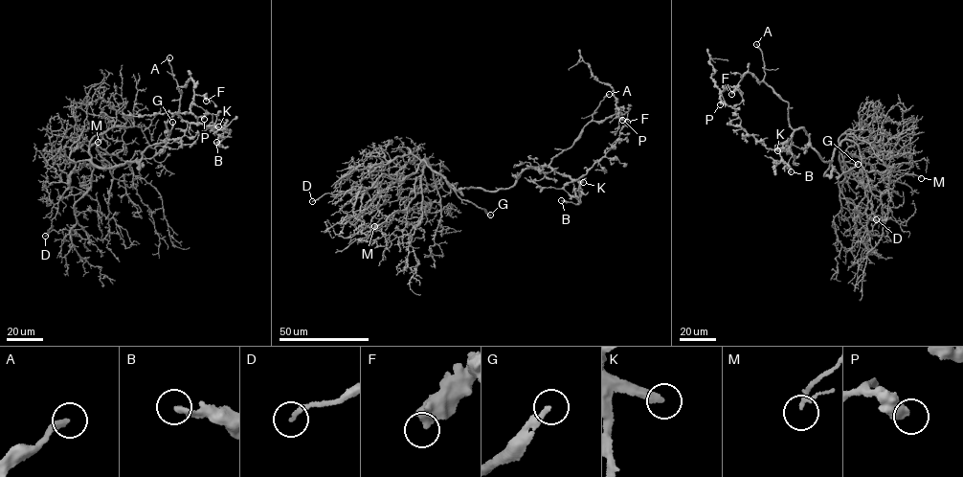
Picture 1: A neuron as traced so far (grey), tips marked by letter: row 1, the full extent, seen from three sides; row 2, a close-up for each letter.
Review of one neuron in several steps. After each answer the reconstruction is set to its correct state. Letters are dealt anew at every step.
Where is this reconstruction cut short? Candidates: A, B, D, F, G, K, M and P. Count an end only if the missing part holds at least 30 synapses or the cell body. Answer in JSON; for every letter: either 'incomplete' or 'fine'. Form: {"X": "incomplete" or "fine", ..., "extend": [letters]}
{"A": "incomplete", "B": "fine", "D": "incomplete", "F": "fine", "G": "incomplete", "K": "incomplete", "M": "fine", "P": "fine", "extend": ["A", "D", "G", "K"]}

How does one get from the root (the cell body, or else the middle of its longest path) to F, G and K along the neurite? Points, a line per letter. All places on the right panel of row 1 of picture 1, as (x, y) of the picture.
F: (830, 162), (822, 160), (812, 147), (806, 131), (791, 126), (788, 102), (770, 85), (748, 72), (731, 94)
G: (830, 162), (824, 175), (828, 175), (834, 170), (839, 174), (838, 178), (858, 164)
K: (830, 162), (822, 160), (802, 128), (793, 132), (777, 150)

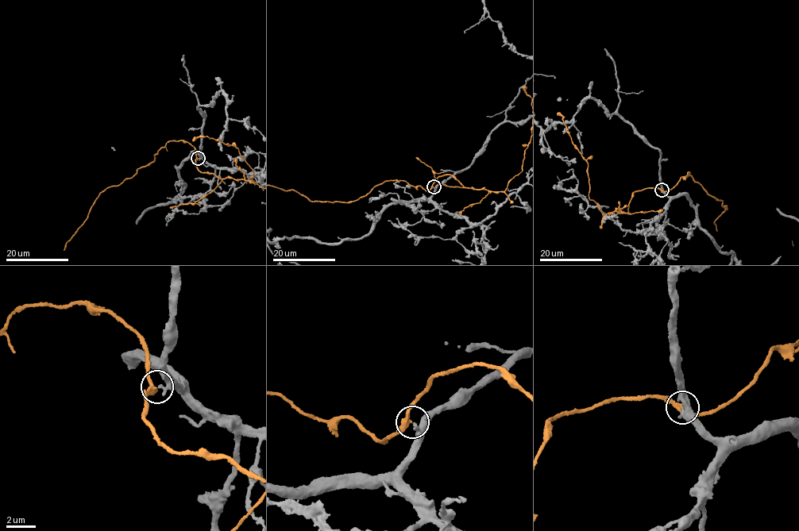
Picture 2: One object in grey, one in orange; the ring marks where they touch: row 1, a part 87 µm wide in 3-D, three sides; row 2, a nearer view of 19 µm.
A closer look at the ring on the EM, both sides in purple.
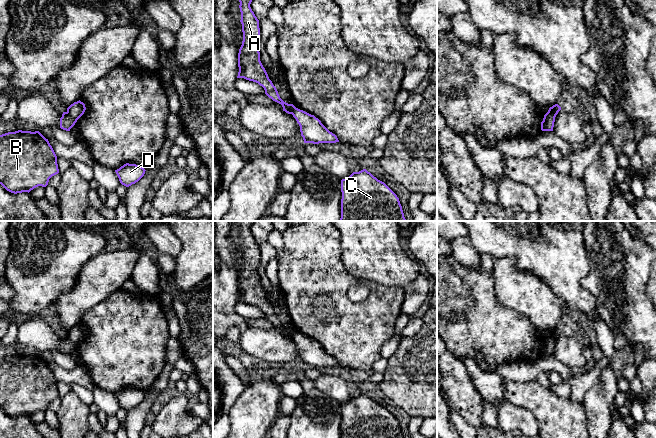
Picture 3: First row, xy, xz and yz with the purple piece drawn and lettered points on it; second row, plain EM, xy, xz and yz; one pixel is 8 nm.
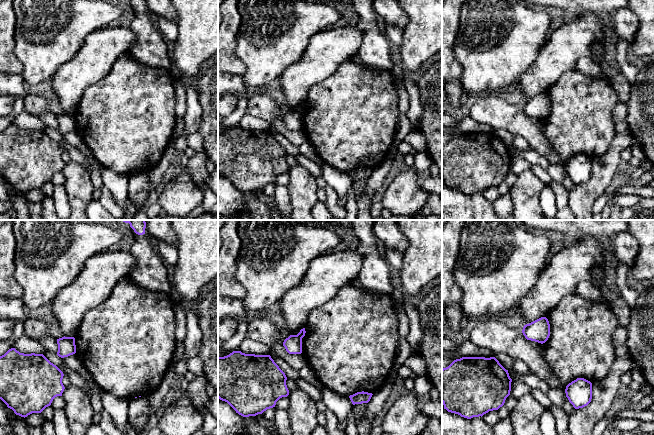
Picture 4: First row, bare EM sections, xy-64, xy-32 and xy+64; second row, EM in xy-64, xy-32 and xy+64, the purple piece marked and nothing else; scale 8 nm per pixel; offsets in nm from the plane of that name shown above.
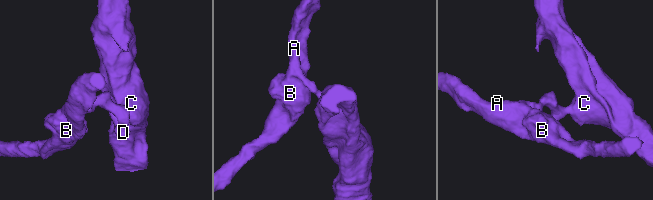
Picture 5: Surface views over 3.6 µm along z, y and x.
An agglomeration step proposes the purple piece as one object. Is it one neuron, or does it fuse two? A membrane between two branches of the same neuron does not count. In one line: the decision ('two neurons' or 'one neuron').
two neurons

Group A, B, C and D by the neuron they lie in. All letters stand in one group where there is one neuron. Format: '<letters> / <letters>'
A B / C D

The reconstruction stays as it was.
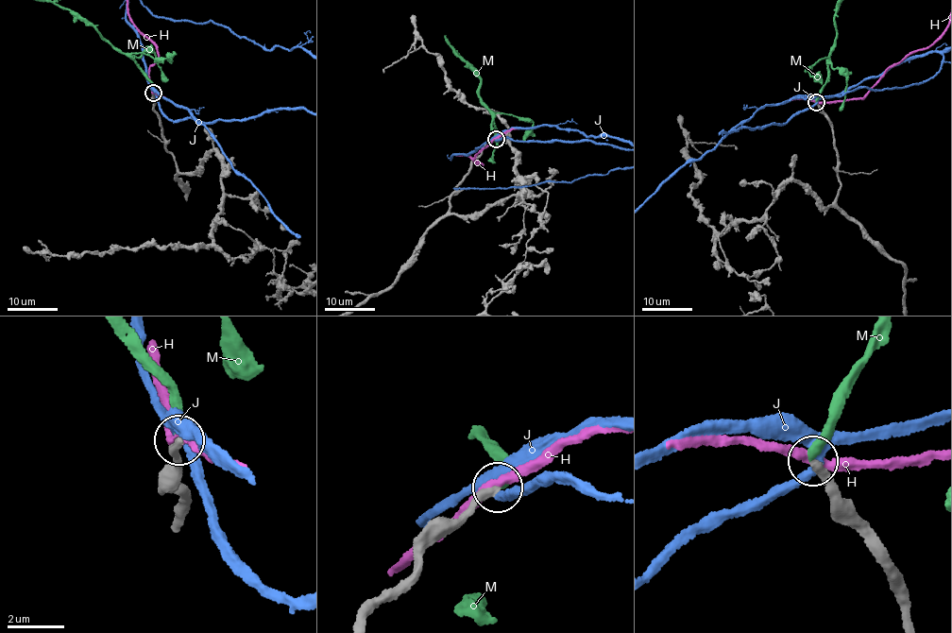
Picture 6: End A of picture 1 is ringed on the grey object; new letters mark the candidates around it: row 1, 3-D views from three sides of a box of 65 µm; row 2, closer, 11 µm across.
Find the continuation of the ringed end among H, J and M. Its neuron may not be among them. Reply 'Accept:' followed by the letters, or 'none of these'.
Accept: M

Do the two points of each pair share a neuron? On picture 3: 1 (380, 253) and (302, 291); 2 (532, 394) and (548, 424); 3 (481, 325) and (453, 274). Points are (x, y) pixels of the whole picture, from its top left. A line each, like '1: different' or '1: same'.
1: different
2: same
3: same

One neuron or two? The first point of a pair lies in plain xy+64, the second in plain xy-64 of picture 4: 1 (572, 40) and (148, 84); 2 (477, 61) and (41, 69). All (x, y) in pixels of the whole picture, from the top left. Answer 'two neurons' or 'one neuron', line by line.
1: two neurons
2: one neuron

